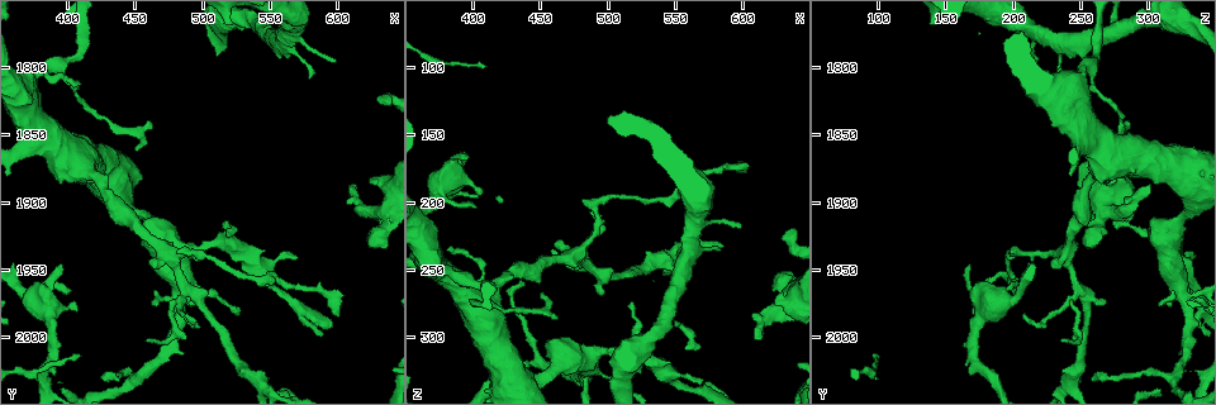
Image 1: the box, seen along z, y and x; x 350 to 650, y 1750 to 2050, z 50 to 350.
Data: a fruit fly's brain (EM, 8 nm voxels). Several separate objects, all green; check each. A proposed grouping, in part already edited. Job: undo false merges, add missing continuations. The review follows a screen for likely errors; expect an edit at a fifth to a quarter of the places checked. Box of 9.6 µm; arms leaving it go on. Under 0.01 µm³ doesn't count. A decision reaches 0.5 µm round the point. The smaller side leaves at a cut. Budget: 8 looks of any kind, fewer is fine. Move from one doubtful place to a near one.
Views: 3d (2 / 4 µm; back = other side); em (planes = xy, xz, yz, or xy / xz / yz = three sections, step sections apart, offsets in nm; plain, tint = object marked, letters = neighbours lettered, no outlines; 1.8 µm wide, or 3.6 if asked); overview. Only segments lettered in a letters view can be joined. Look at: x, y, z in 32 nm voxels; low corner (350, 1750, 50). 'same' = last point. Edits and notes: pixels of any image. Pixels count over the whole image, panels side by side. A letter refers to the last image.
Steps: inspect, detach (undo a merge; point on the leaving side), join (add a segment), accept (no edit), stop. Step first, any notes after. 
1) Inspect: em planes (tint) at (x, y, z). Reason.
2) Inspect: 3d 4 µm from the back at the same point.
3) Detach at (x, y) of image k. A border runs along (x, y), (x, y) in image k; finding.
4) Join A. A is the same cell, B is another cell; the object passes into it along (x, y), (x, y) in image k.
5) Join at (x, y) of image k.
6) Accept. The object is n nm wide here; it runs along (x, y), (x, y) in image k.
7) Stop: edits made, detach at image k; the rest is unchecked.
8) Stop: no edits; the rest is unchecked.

Inspect: 3d 2 µm at (488, 1962, 246). Four-way junction.

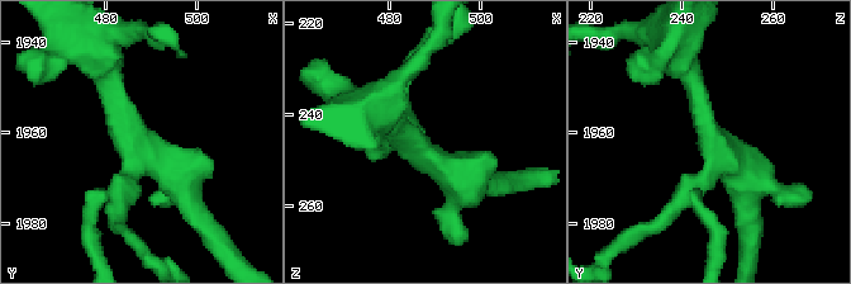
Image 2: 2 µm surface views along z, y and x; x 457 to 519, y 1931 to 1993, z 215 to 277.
Inspect: em planes (letters) at (487, 1960, 248). Need the tissue.

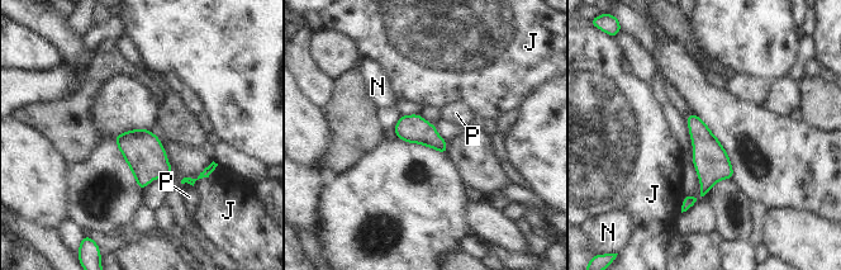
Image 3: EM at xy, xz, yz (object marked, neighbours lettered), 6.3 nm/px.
Accept. J, N and P are other cells; it runs along (693, 117), (706, 186), (685, 205) in image 3; continuous, no second neuron.

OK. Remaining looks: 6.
Inspect: 3d 4 µm at (462, 1844, 286).

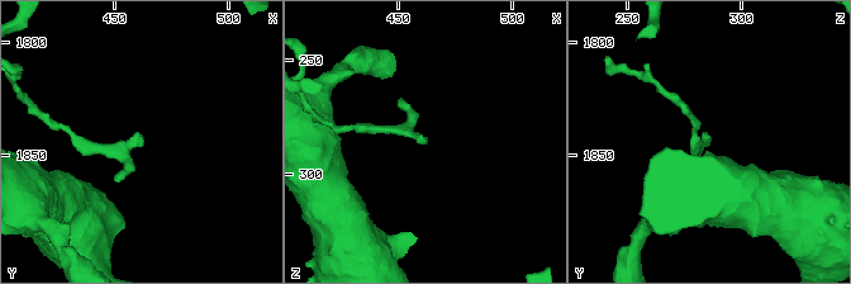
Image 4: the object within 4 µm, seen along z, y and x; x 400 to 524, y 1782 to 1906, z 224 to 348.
Inspect: em xz step 8 (tint) at (463, 1844, 286). Need the tissue.

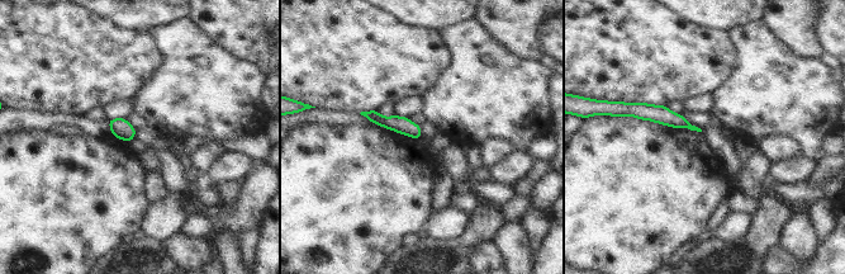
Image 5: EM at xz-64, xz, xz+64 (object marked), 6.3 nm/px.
Inspect: em planes (letters) at the same point. Another direction.

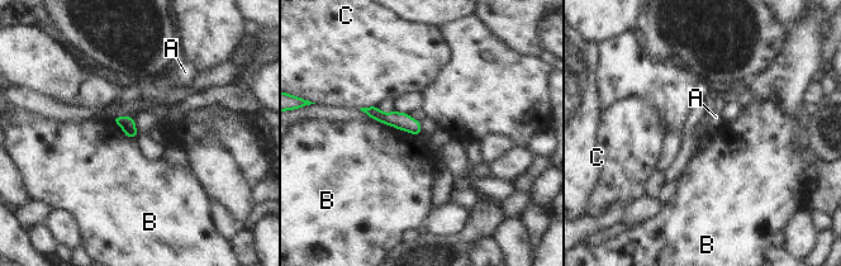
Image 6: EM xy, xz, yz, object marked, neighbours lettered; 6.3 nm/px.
Accept. A, B and C are other cells; it runs along (367, 110), (403, 120), (417, 131) in image 6; no lettered segment goes on from it.

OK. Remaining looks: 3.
Inspect: em planes (letters) at (382, 1800, 236). Thin end.

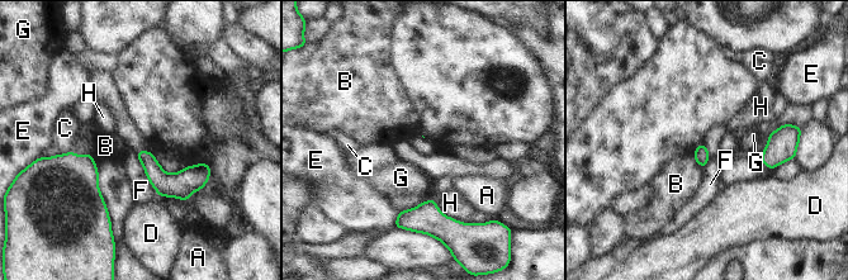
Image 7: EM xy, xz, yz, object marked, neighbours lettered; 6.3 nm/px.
Accept. A, B, C, D, E, F, G and H are other cells; none of them fits.

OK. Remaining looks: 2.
Stop: no edits; the rest is unchecked.

